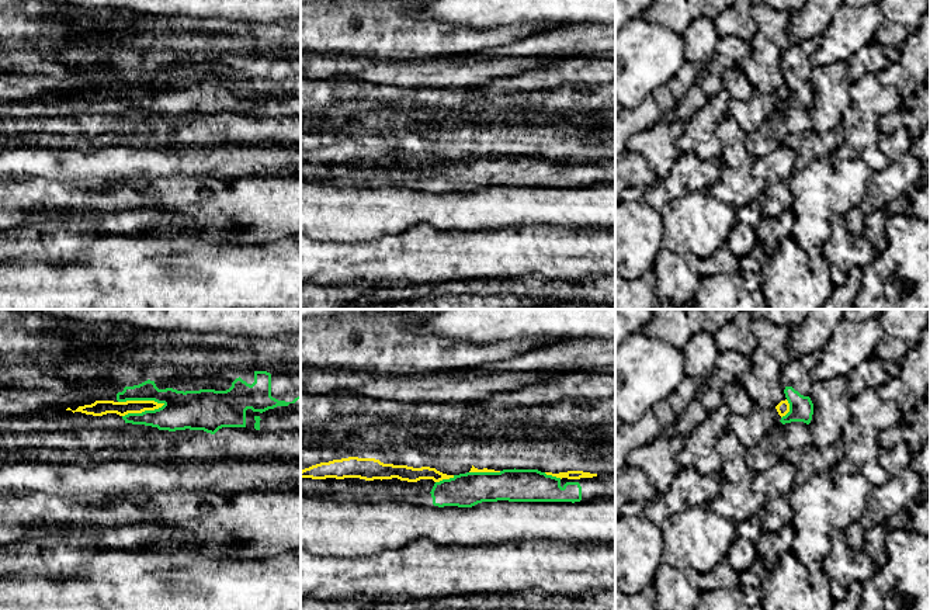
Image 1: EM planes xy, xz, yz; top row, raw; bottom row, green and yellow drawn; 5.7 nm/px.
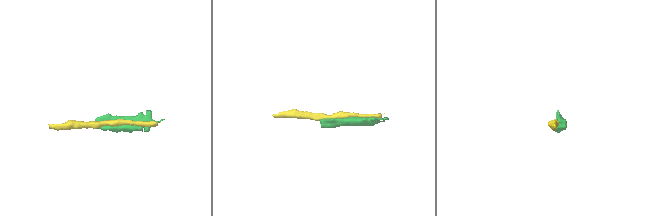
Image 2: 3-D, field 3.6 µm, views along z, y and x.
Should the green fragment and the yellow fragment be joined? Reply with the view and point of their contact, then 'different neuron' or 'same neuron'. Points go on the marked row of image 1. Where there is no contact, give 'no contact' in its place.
xy (142, 399) | different neuron

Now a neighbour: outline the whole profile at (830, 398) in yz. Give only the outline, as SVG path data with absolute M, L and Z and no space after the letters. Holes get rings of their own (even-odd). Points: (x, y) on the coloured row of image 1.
M846 377L813 381L809 398L813 403L809 423L812 444L823 450L841 439L843 429L850 420L851 398Z

